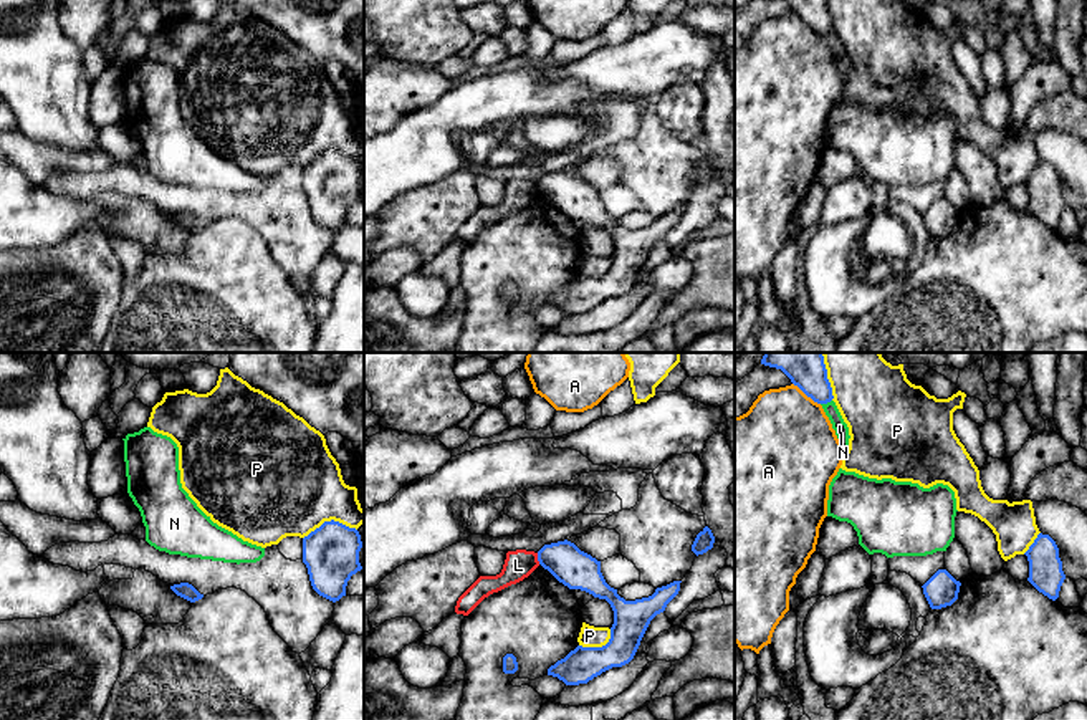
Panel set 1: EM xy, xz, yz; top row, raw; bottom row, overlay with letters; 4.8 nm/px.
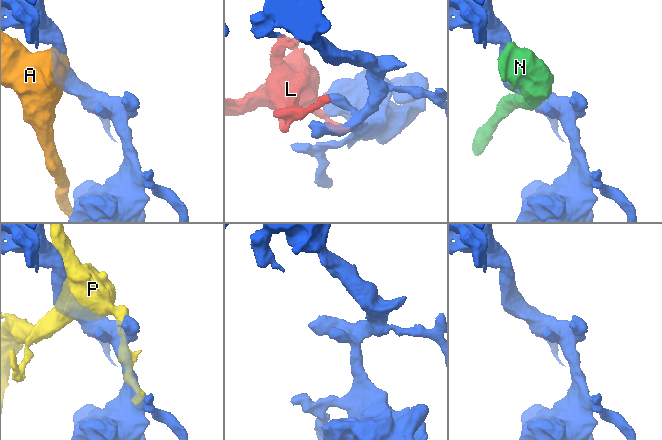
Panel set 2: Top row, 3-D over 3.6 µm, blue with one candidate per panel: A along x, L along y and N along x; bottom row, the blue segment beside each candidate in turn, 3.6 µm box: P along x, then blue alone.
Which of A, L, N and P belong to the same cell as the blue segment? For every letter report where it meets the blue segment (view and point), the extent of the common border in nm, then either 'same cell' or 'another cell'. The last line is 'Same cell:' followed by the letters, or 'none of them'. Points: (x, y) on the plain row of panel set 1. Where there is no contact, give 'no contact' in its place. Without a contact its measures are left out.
A: meets blue in yz at (806, 24); contact 170 nm long; another cell
L: meets blue in xz at (538, 187); contact 60 nm long; another cell
N: meets blue in yz at (826, 32); contact 60 nm long; another cell
P: meets blue in xy at (331, 149); contact 260 nm long; another cell
Same cell: none of them

